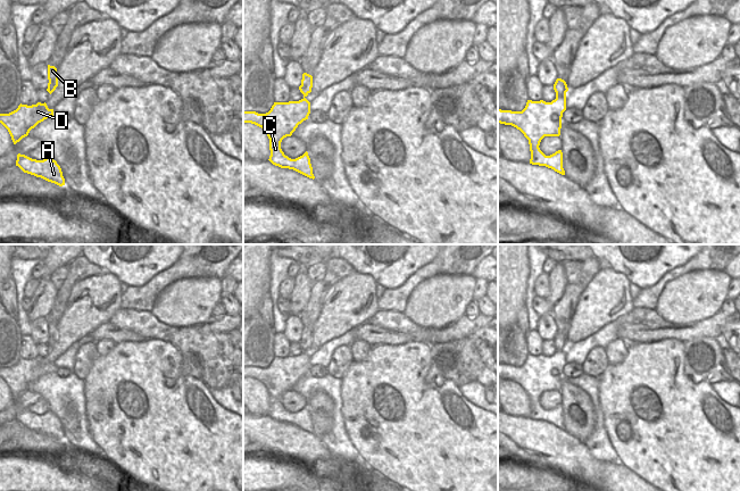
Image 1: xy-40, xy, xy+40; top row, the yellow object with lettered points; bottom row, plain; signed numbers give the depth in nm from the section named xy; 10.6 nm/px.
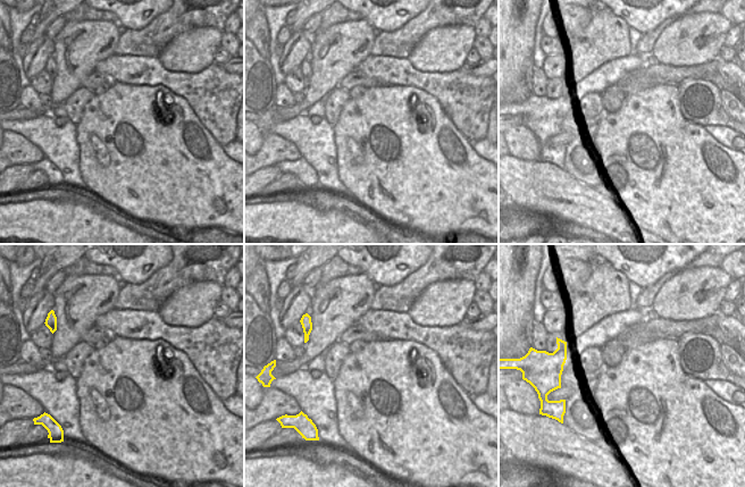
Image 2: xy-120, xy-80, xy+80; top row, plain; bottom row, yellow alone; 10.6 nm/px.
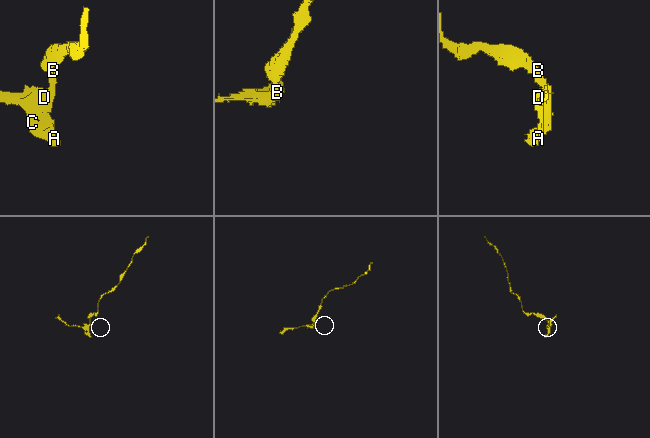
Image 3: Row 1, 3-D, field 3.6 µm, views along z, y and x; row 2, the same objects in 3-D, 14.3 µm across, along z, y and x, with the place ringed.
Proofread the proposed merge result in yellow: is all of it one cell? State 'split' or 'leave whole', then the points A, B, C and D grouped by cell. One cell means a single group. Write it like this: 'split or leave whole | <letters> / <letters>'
split | A C D / B

